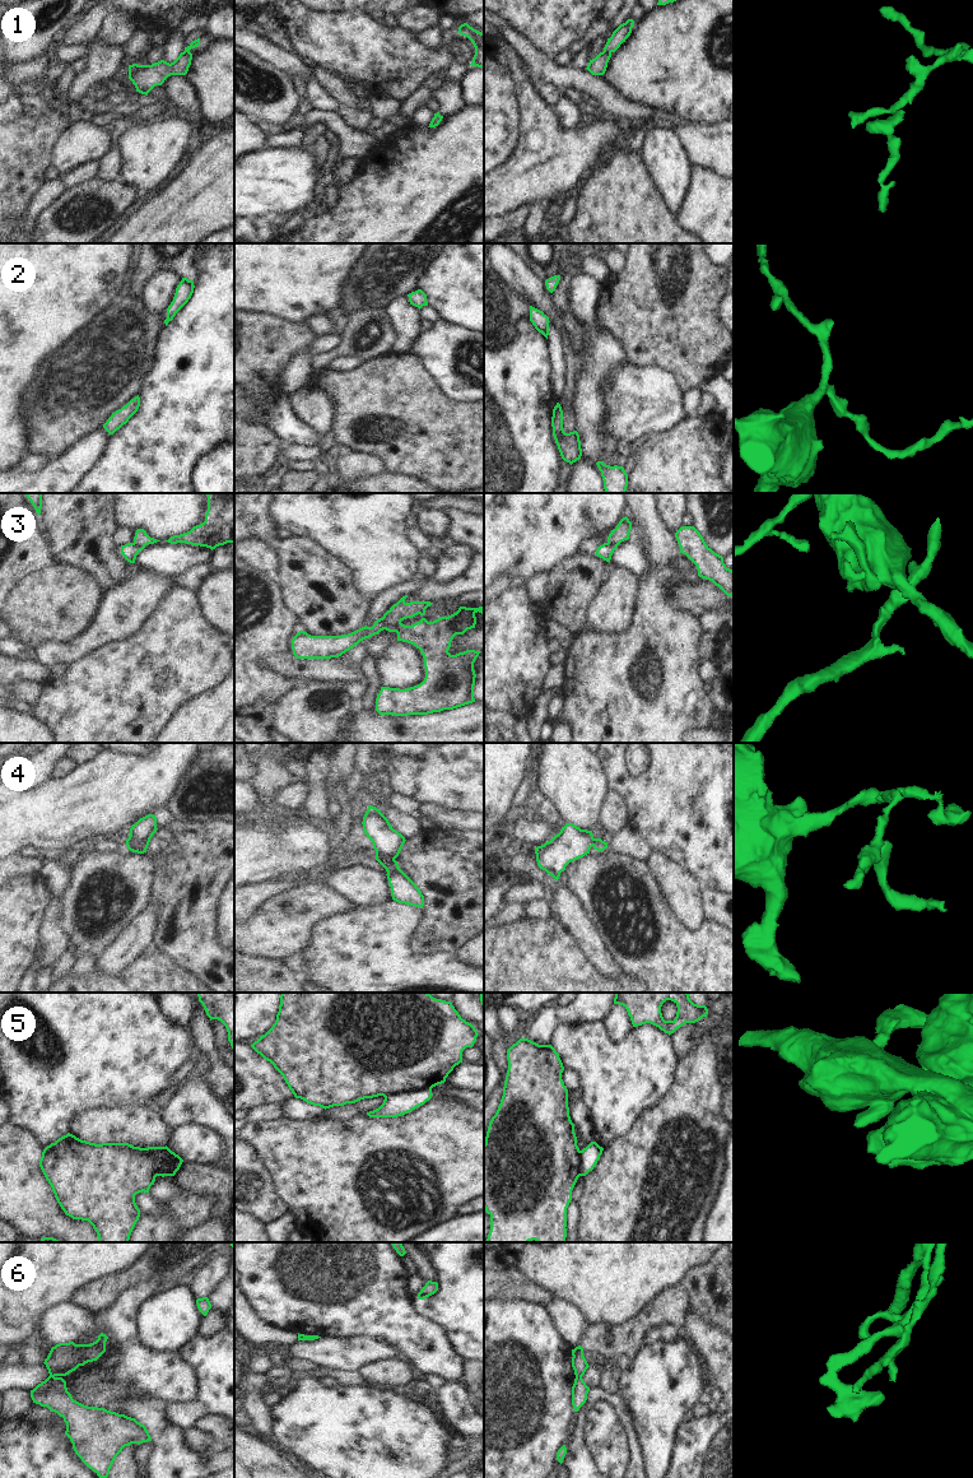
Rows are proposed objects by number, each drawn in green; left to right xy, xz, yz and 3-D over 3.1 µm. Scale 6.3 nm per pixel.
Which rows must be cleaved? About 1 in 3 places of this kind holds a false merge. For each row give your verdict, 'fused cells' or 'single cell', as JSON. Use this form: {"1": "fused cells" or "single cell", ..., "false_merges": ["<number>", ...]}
{"1": "fused cells", "2": "single cell", "3": "fused cells", "4": "fused cells", "5": "fused cells", "6": "fused cells", "false_merges": ["1", "3", "4", "5", "6"]}

